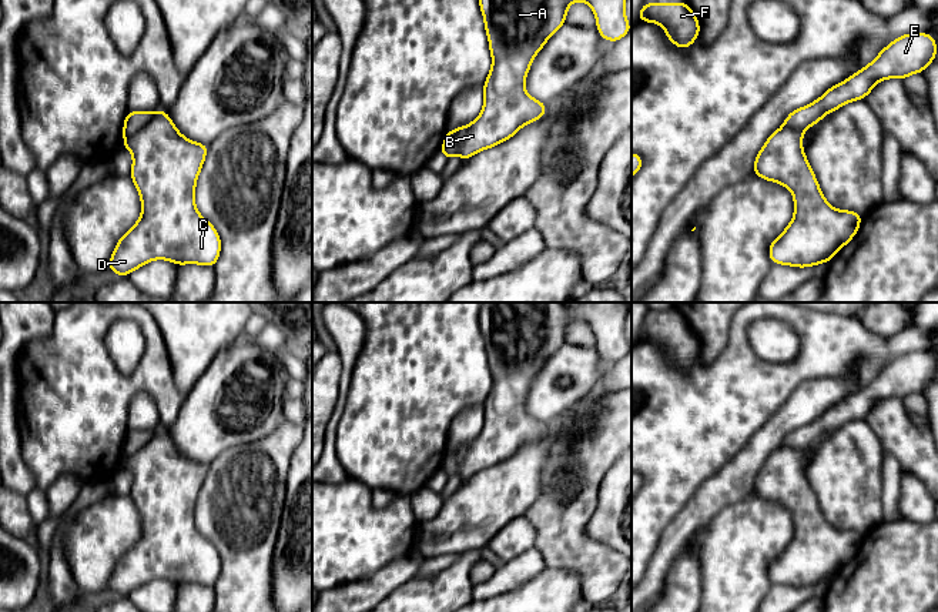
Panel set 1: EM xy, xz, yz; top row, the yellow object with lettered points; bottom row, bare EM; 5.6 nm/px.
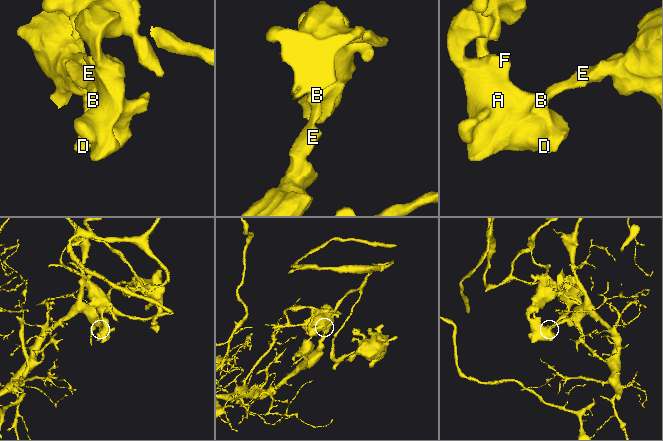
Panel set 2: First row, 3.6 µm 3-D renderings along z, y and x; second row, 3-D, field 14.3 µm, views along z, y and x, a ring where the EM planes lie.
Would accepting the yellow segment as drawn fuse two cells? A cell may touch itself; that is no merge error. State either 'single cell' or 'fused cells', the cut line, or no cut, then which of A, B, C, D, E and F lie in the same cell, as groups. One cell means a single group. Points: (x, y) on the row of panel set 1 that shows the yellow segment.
fused cells; cut xy (156, 113), (140, 129), (124, 137); groups A B C D F / E

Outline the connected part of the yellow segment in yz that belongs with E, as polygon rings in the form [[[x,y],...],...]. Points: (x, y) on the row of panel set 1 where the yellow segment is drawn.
[[[908,33],[892,40],[865,67],[847,80],[828,88],[818,100],[791,111],[784,127],[807,130],[837,108],[865,98],[877,83],[887,78],[901,81],[911,74],[922,74],[925,67],[937,58],[937,41],[929,33]]]

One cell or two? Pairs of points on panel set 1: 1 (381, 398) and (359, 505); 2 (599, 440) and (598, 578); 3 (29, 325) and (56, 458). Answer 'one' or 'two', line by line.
1: two
2: one
3: two

